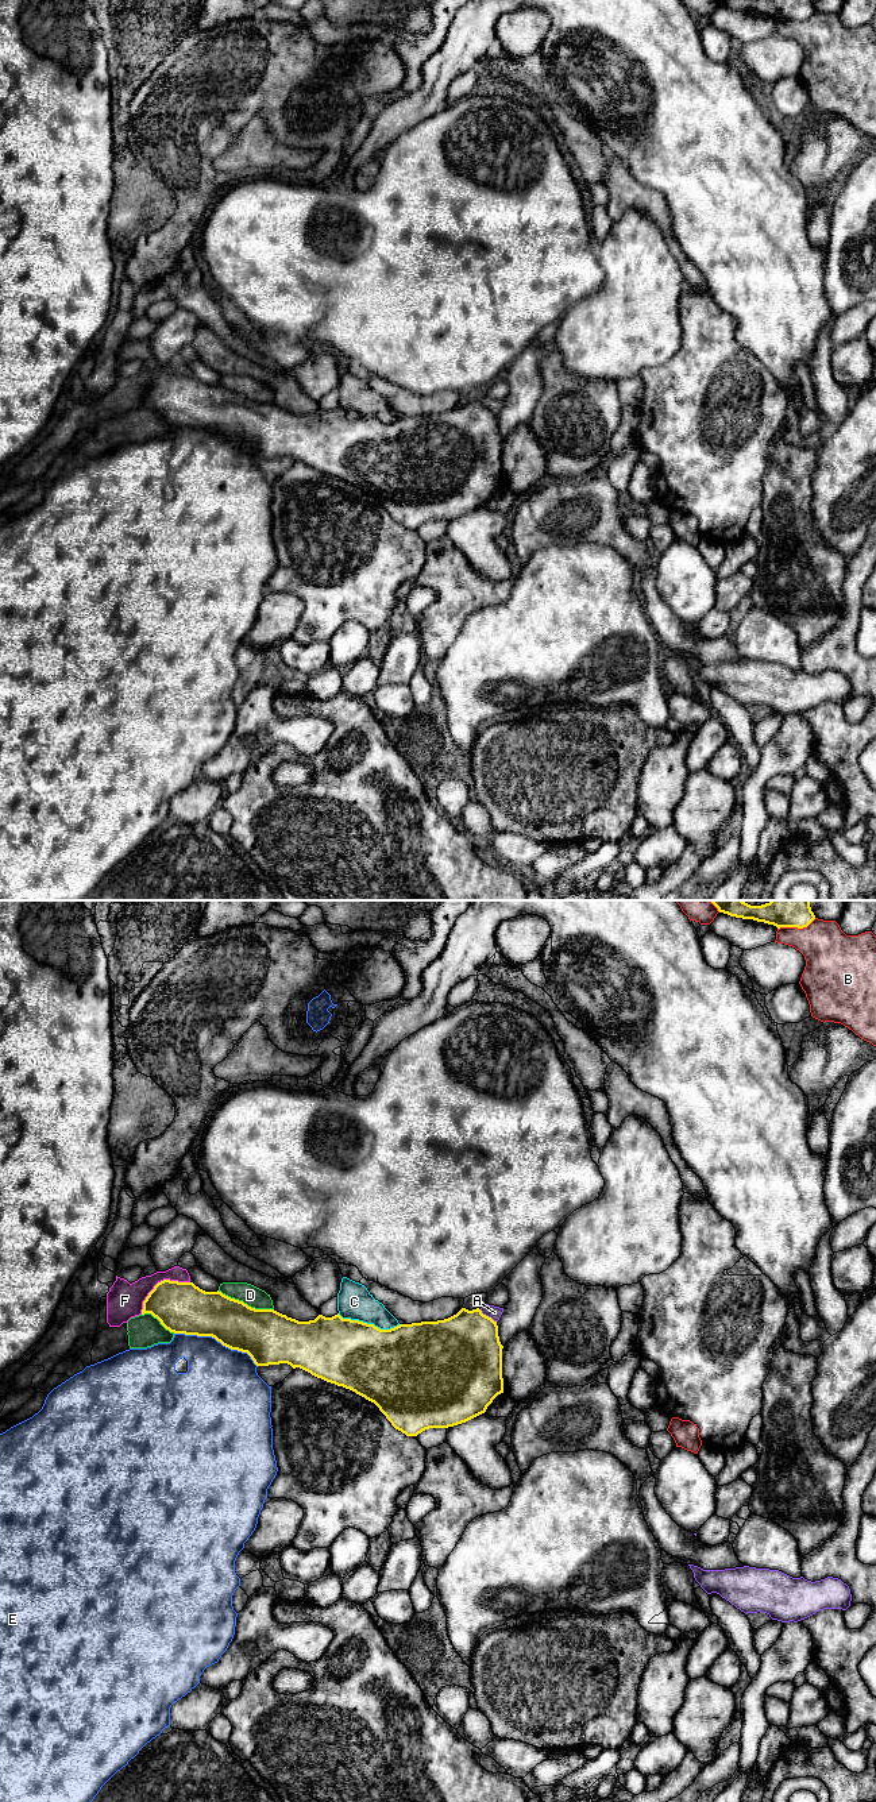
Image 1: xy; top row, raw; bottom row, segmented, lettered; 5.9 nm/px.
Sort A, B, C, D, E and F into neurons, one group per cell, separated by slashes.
A / B / C / D / E / F

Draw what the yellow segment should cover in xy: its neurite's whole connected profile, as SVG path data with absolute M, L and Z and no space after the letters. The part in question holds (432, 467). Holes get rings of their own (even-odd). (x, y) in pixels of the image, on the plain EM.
M163 373L154 379L154 382L148 386L146 393L143 394L142 408L144 406L151 406L170 425L197 428L197 429L212 429L223 439L231 443L247 445L256 459L288 456L293 462L300 460L317 471L321 471L327 475L350 482L356 487L364 490L366 493L374 495L379 501L379 503L386 509L386 512L391 516L391 518L395 522L405 526L406 529L417 529L418 526L429 521L448 521L448 520L466 516L485 506L487 499L493 495L493 493L498 487L503 486L503 471L502 471L503 439L499 435L498 418L497 418L497 414L494 414L491 410L483 408L479 401L472 404L462 401L456 408L444 413L400 417L390 422L381 422L374 417L367 417L359 413L343 412L339 406L332 410L325 410L323 408L319 408L314 413L298 414L274 402L251 401L243 394L231 391L219 383L205 385L198 379L196 379L193 375L178 375L178 374Z

